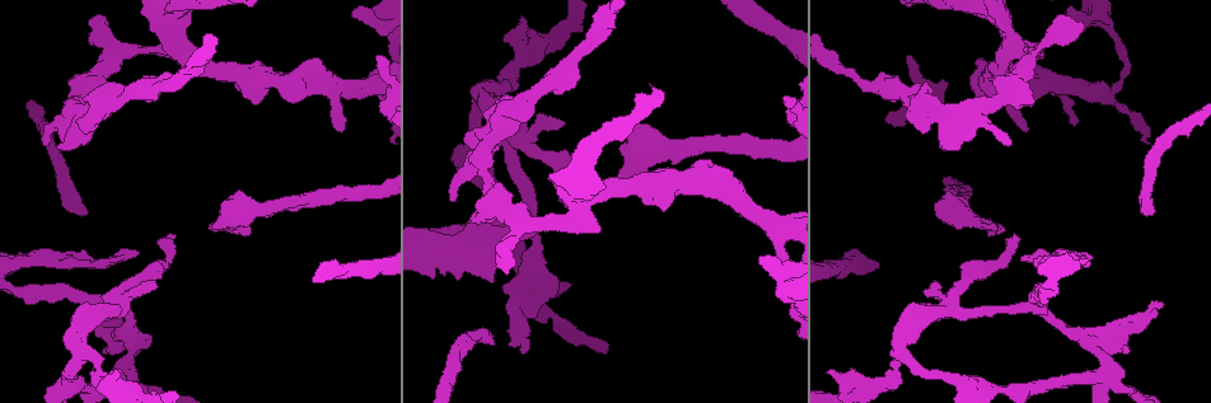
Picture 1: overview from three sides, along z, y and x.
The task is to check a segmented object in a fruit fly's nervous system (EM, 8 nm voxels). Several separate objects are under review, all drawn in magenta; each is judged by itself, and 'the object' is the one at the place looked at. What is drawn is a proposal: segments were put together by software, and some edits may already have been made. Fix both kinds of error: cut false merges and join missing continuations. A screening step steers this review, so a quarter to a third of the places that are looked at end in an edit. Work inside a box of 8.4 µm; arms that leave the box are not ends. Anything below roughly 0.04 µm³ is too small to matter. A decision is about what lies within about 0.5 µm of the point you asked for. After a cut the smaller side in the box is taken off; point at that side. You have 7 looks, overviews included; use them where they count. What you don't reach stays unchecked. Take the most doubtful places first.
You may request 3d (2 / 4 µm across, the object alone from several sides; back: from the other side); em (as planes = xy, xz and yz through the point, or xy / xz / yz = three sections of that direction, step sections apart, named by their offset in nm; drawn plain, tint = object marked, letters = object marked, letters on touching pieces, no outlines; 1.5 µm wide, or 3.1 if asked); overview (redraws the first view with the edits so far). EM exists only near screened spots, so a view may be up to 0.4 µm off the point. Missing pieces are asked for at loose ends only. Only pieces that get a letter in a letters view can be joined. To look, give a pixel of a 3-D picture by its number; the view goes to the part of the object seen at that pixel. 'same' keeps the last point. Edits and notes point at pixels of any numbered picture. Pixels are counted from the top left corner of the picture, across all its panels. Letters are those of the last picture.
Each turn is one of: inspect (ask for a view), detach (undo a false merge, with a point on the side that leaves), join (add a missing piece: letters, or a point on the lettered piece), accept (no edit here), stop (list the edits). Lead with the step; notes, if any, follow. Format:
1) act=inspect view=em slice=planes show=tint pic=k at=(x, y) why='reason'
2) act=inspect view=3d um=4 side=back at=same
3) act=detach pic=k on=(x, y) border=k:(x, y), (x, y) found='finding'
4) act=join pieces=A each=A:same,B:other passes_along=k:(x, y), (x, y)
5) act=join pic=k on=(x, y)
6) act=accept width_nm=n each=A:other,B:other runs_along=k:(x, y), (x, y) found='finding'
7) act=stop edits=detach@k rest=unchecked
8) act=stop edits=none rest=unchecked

act=inspect view=em slice=planes show=plain pic=1 at=(46, 145)

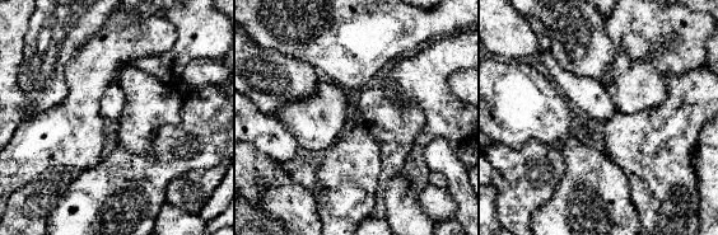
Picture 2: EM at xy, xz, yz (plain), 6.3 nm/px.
act=inspect view=em slice=planes show=letters at=same

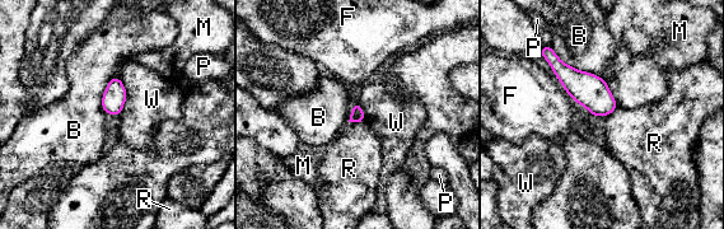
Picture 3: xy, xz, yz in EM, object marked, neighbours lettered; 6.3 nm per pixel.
act=accept each=B:other,F:other,M:other,P:other,R:other,W:other border=3:(121, 79), (126, 101), (117, 117) found='none of them fits'

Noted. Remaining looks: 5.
act=inspect view=3d um=2 pic=1 at=(127, 375) why='a narrow waist'

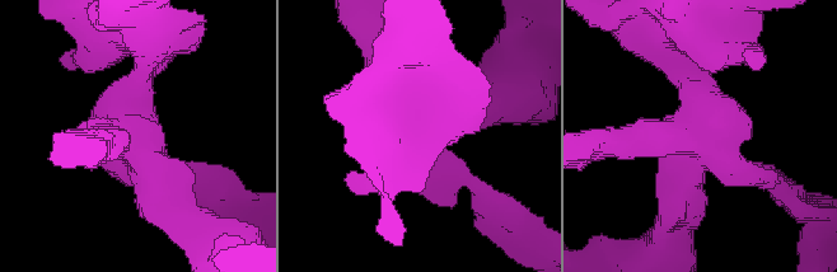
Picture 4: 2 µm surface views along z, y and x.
act=inspect view=em slice=planes show=letters pic=4 at=(701, 135) why='now the EM'

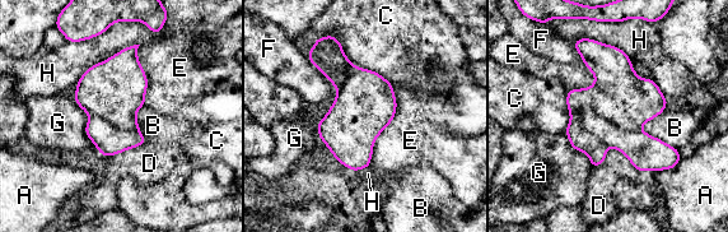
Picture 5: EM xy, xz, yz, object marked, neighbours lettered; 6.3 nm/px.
act=detach pic=5 on=(638, 147) longest_contact=E:550nm each=A:other,B:other,C:other,D:other,E:other,F:other,G:other,H:other part_leaving=5:(583, 115), (644, 152), (675, 152) found='two neurons meet here'

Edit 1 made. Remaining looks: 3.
act=inspect view=em slice=yz step=4 show=tint pic=1 at=(379, 35) why='an open end'

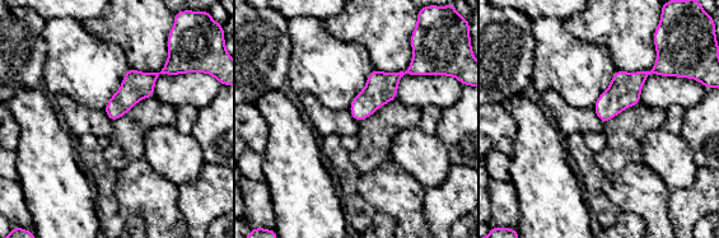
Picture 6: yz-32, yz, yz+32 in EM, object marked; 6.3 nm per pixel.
act=inspect view=em slice=planes show=letters at=same

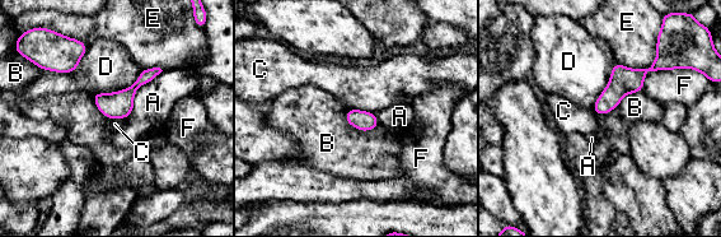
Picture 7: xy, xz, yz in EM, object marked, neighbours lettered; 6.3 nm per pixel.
act=accept width_nm=130 each=A:other,B:other,C:other,D:other,E:other,F:other runs_along=7:(659, 66), (627, 80), (597, 108) found='no lettered piece goes on from it'

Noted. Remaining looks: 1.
act=stop edits=detach@5 rest=unchecked

